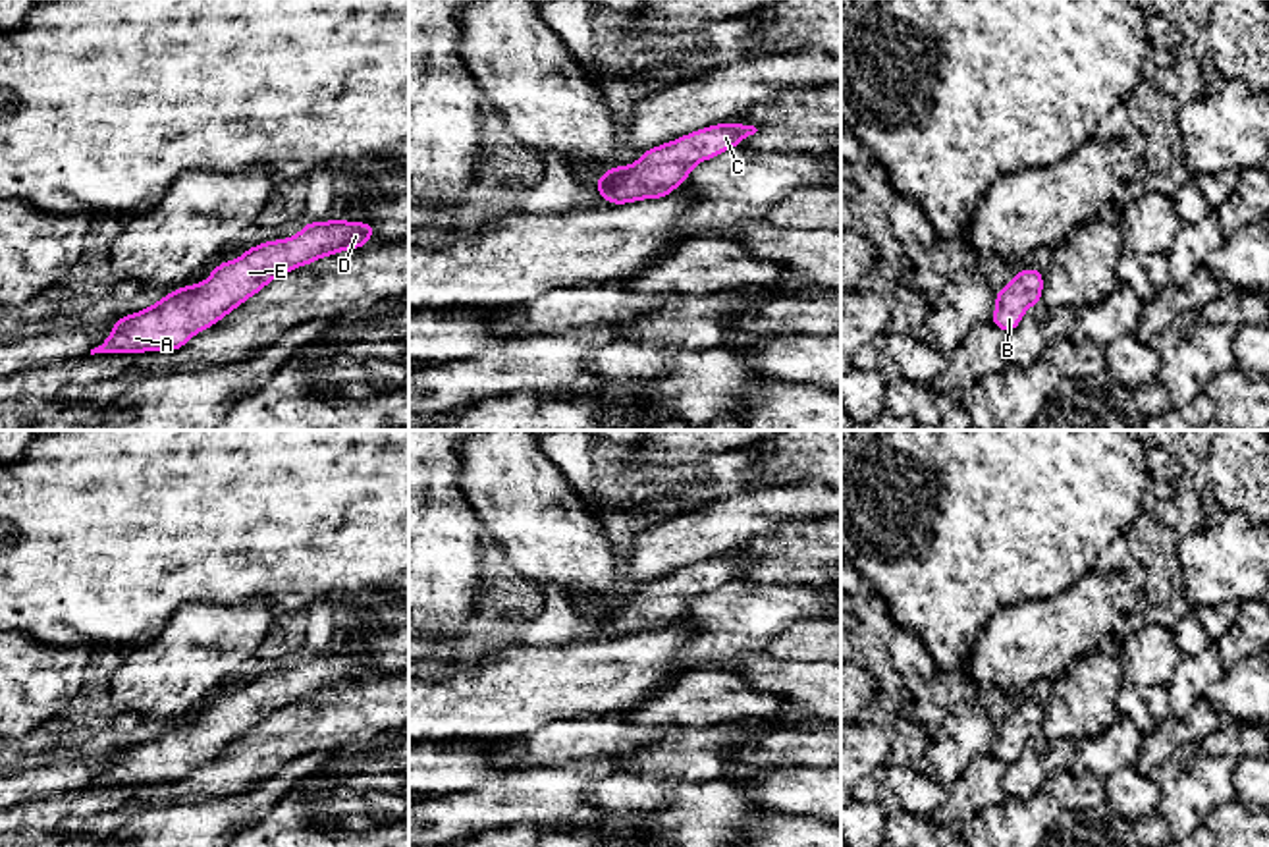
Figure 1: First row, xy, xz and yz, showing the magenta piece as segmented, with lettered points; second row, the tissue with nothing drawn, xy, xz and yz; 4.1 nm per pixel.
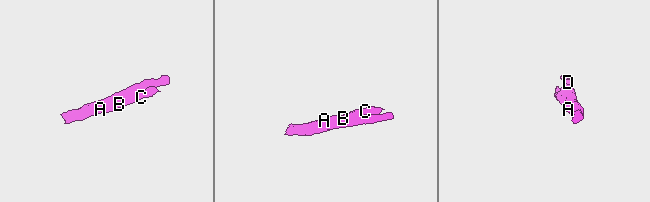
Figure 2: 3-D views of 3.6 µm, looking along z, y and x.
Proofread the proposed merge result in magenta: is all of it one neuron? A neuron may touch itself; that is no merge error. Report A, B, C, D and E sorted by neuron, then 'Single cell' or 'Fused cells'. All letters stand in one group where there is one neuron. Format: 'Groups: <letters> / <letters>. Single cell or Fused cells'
Groups: A B C D E. Single cell

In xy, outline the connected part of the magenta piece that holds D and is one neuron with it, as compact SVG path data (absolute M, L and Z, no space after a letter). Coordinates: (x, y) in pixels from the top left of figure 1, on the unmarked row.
M307 654L293 669L264 673L231 695L218 695L202 716L170 724L152 739L114 752L108 772L91 787L181 781L274 710L345 681L366 679L374 666L376 658L364 654Z

